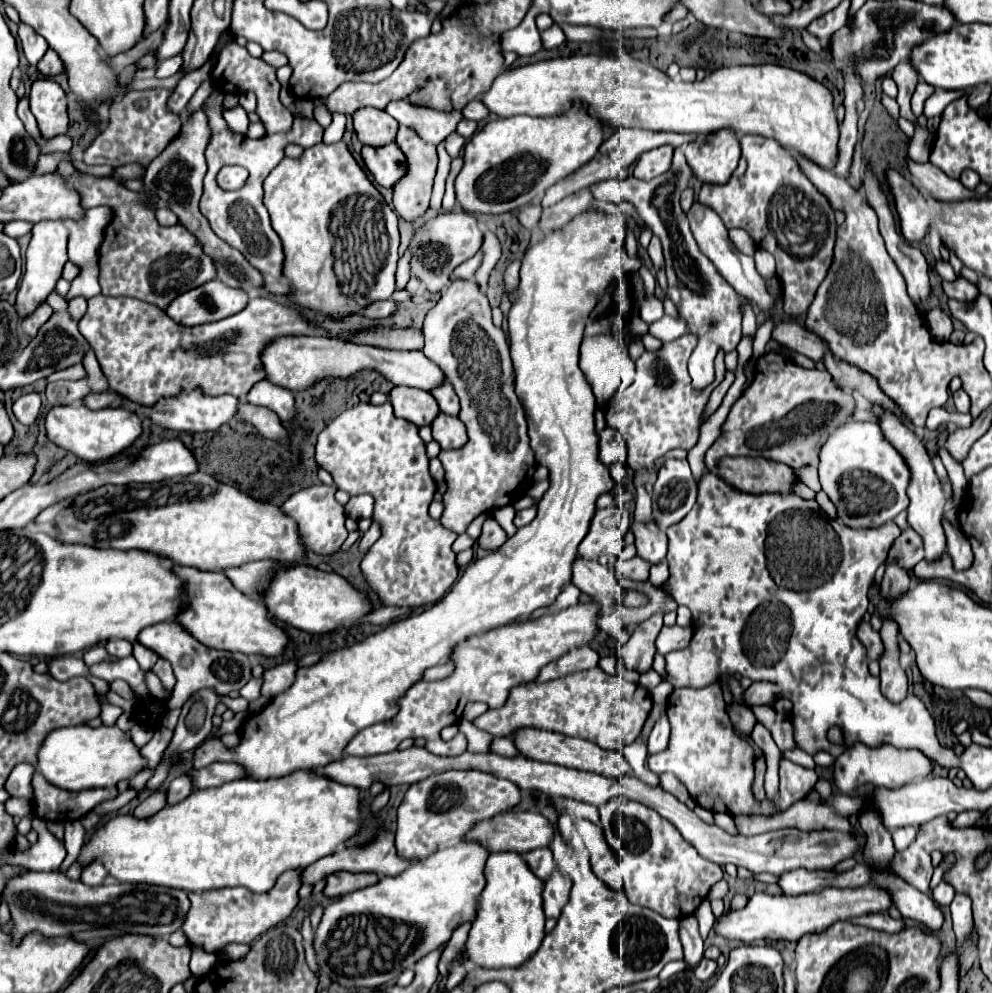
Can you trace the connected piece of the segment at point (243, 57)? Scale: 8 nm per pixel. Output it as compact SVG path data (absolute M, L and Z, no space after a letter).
M236 42L228 44L222 48L222 52L218 54L218 62L212 70L212 82L218 90L222 92L234 92L234 94L240 94L240 92L254 92L256 98L258 98L258 108L256 108L256 114L260 116L260 120L264 122L268 134L274 134L274 132L288 132L292 128L292 120L294 116L290 114L290 110L286 106L282 106L282 102L278 100L278 92L280 92L280 82L276 80L276 70L266 64L262 58L254 58L248 54L246 48L238 46Z

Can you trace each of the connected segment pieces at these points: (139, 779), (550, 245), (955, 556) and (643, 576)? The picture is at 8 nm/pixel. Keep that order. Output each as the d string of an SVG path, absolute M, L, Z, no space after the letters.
M145 769L139 772L134 778L130 781L130 786L136 788L136 791L139 793L142 791L147 783L147 781L152 777L154 771L150 769Z
M588 208L588 212L582 212L580 216L576 216L576 220L570 220L562 230L554 230L550 232L548 236L544 236L540 242L532 244L526 252L524 252L524 258L522 258L522 268L520 268L520 286L518 286L518 298L516 302L512 304L510 312L508 312L508 342L510 342L510 356L512 356L512 366L514 366L514 372L516 372L516 380L514 380L514 388L516 388L516 394L518 398L522 400L522 406L524 406L524 412L526 412L526 422L528 422L528 436L530 436L530 448L536 456L536 462L540 466L546 466L548 472L550 472L550 488L544 492L540 504L538 504L538 516L524 528L518 528L518 532L508 538L500 550L496 552L490 552L486 554L484 558L476 560L474 564L470 564L464 574L458 578L458 582L454 582L454 586L450 588L450 592L438 600L434 606L426 608L424 612L420 614L410 614L408 618L402 618L390 626L386 626L384 630L376 632L376 634L370 634L366 636L362 642L350 646L350 648L340 648L340 650L334 650L330 654L324 654L320 658L320 662L312 664L312 666L302 666L298 668L296 672L296 680L292 684L290 690L278 694L276 698L272 698L272 702L266 706L266 710L262 710L260 714L252 714L246 718L244 726L242 726L242 742L236 750L228 750L218 738L208 738L200 748L196 748L196 754L194 754L194 768L206 768L208 764L212 762L236 762L240 766L244 766L246 774L250 778L280 778L280 776L288 776L296 770L306 770L306 768L318 768L318 766L326 766L328 762L332 760L340 760L342 758L342 750L344 746L356 736L356 732L360 732L362 728L366 726L372 726L372 724L378 724L378 722L384 722L384 720L392 720L392 716L396 716L398 712L398 706L396 706L396 698L404 696L404 692L422 678L422 672L430 666L436 666L436 664L444 664L448 662L448 656L450 656L450 650L462 642L464 638L468 636L474 636L474 634L480 634L480 632L488 632L488 630L494 630L494 628L500 628L512 620L518 620L518 618L524 618L524 616L530 616L536 608L542 608L542 606L550 606L556 596L562 592L562 586L568 584L570 576L572 576L572 562L576 558L576 548L578 544L584 540L584 536L588 534L588 524L592 522L592 516L596 512L596 500L600 494L604 492L610 492L614 488L614 480L608 472L608 468L604 464L600 464L598 460L598 434L594 430L594 408L596 408L596 398L592 394L592 390L588 388L588 380L584 380L584 374L578 366L578 354L580 354L580 344L582 344L582 338L584 338L584 316L596 306L596 300L598 296L602 294L602 290L606 290L614 278L618 278L620 274L624 272L638 272L642 266L646 266L646 262L636 256L636 258L630 258L626 254L626 228L628 228L628 220L624 214L616 212L616 214L604 214L600 210L594 210L594 208Z
M942 518L942 524L944 524L944 534L946 534L946 546L948 546L946 550L954 562L954 568L956 570L970 568L974 556L972 556L972 548L968 544L966 536L962 534L962 530L958 526L954 526L946 518Z
M634 556L632 560L628 560L620 566L622 576L628 578L628 580L636 580L636 582L646 582L648 580L648 570L650 570L650 566L644 560L640 560L638 556Z

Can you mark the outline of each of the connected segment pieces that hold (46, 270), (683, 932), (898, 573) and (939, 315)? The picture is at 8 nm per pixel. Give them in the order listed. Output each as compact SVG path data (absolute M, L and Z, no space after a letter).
M44 220L34 226L30 246L26 250L26 272L20 280L20 288L18 288L18 296L16 296L16 310L18 310L20 320L28 318L40 304L44 304L46 298L50 296L50 292L56 288L62 268L68 262L66 242L68 242L68 230L62 220Z
M684 918L680 922L680 940L684 946L684 960L688 964L688 968L698 966L698 962L702 960L702 952L704 952L704 942L698 934L698 922L696 918Z
M892 560L886 566L886 572L884 572L884 578L882 578L882 584L880 584L884 598L900 596L902 592L908 590L908 586L910 586L908 572L898 564L898 560Z
M930 310L928 316L926 316L926 322L928 322L928 332L932 332L934 340L940 340L940 342L946 342L952 334L952 322L950 318L940 310Z

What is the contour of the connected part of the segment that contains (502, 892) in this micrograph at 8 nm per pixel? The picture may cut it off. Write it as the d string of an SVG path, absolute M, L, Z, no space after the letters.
M518 852L490 854L484 868L486 886L480 894L480 908L468 932L468 960L482 968L520 968L538 948L544 938L542 882L530 872Z

